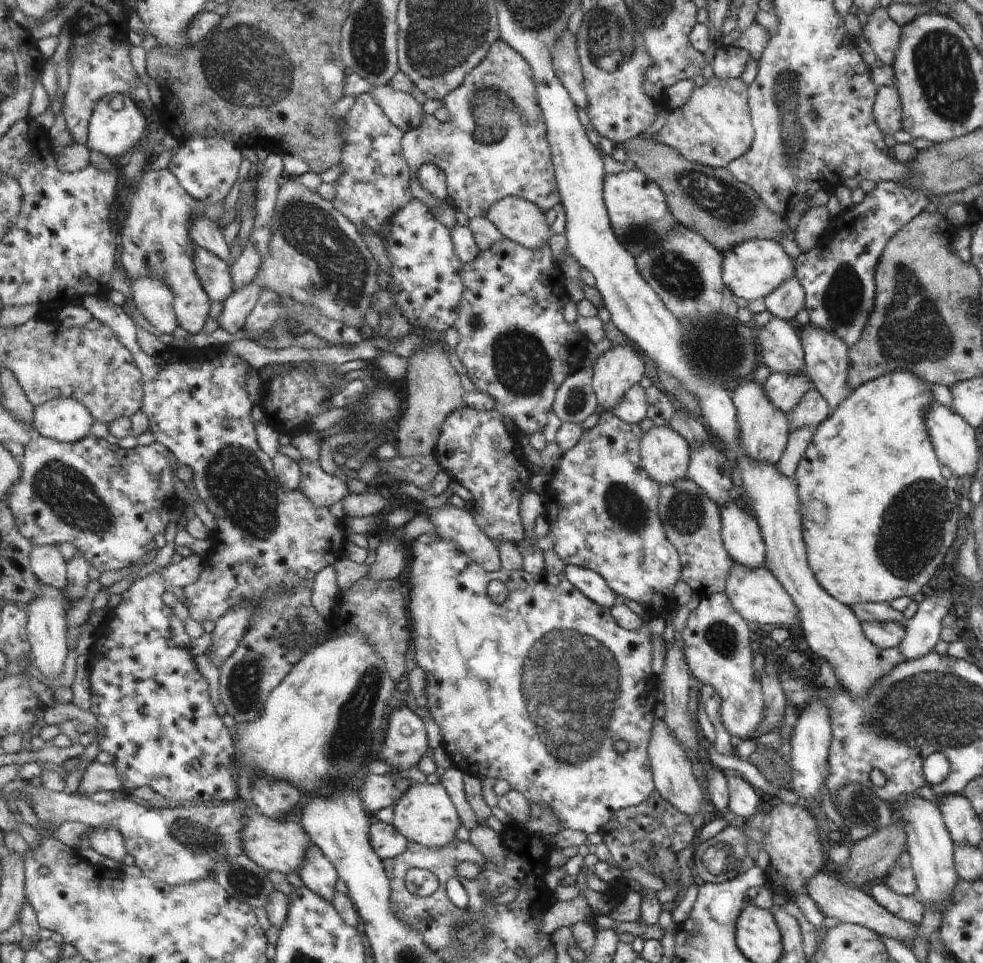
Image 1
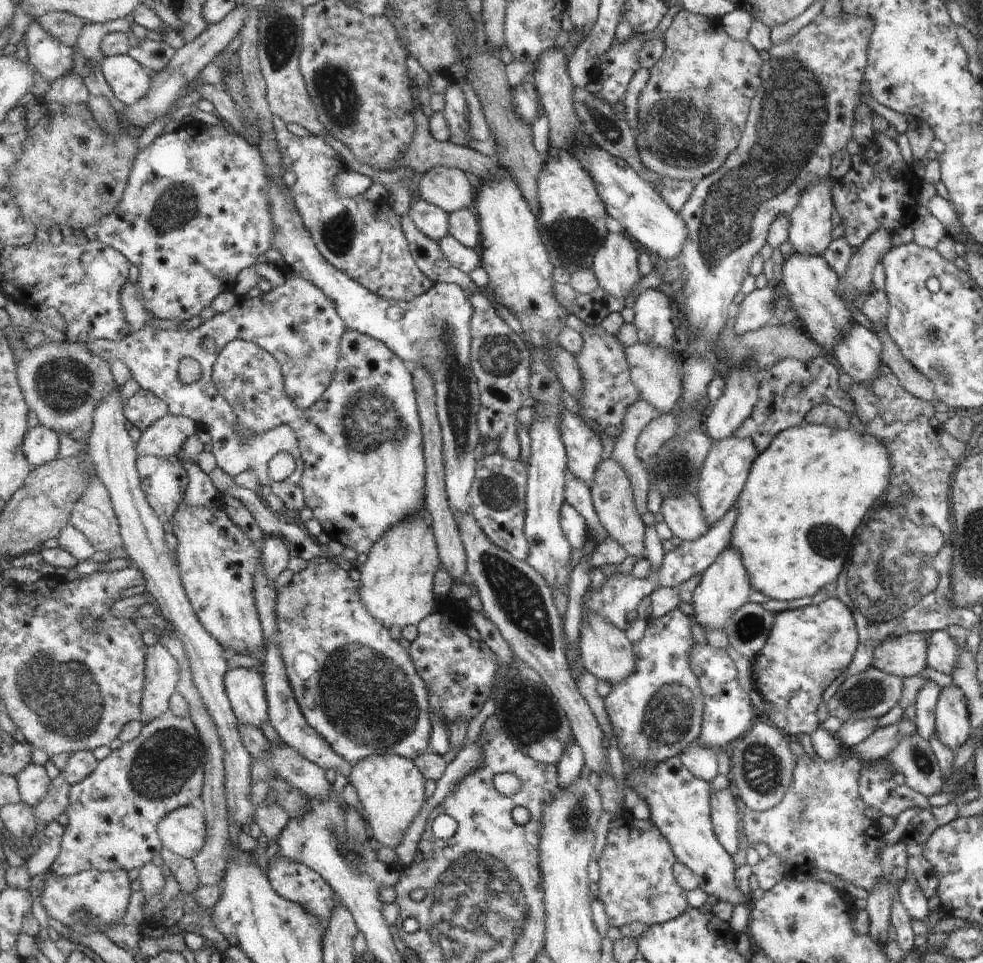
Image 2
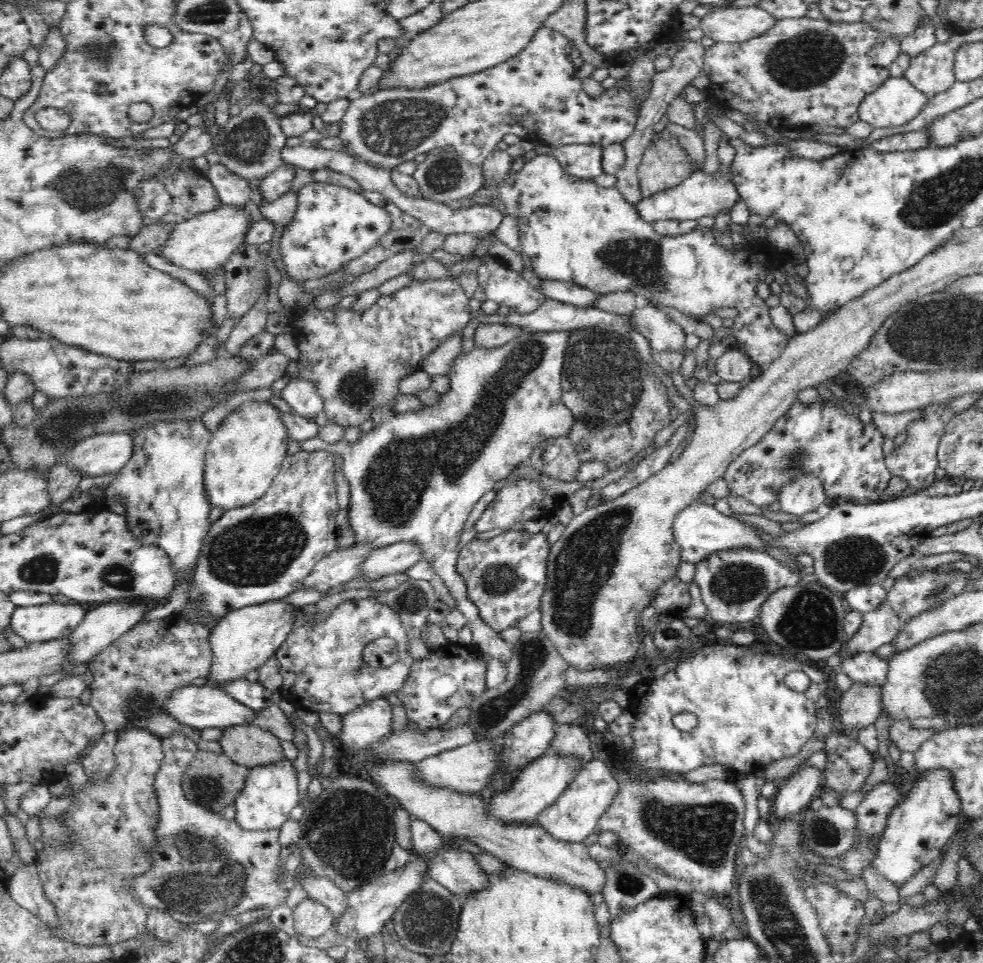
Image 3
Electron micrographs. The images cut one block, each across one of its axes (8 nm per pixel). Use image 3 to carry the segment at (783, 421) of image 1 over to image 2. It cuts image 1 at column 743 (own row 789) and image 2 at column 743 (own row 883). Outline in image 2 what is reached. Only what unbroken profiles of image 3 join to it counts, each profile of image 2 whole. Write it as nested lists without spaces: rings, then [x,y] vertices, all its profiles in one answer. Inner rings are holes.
[[[731,545],[726,546],[719,551],[713,564],[701,573],[701,579],[693,591],[694,619],[707,635],[713,630],[723,630],[733,612],[748,602],[752,591],[748,574],[745,574],[744,563],[739,558],[739,552]]]

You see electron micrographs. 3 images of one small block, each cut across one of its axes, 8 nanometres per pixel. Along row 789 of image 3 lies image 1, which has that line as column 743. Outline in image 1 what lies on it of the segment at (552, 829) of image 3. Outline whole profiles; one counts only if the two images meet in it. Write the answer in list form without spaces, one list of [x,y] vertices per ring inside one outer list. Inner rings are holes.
[[[737,562],[728,574],[724,594],[728,596],[735,610],[749,622],[773,624],[773,626],[782,626],[787,630],[789,626],[800,626],[797,608],[795,608],[791,597],[765,567],[751,568],[741,566]]]

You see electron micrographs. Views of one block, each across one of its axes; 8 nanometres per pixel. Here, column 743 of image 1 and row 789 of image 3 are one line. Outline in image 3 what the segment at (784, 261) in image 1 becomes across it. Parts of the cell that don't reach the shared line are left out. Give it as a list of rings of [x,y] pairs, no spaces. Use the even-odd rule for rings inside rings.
[[[287,757],[280,762],[249,767],[244,786],[236,797],[235,822],[247,831],[279,830],[289,819],[292,808],[301,802],[298,789],[298,771]]]

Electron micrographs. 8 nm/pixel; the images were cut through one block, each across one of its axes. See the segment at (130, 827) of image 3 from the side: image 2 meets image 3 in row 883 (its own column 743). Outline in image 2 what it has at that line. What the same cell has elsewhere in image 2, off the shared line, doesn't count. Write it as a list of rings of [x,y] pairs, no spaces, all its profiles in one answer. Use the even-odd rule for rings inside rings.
[[[683,8],[671,20],[669,28],[662,38],[665,41],[665,54],[652,68],[649,84],[641,93],[639,101],[639,134],[636,142],[647,168],[661,176],[669,176],[675,180],[691,180],[696,182],[708,174],[716,172],[725,159],[737,148],[741,138],[743,122],[749,110],[749,100],[753,98],[759,86],[759,68],[765,66],[757,52],[745,40],[737,42],[731,40],[718,18],[701,16]]]

